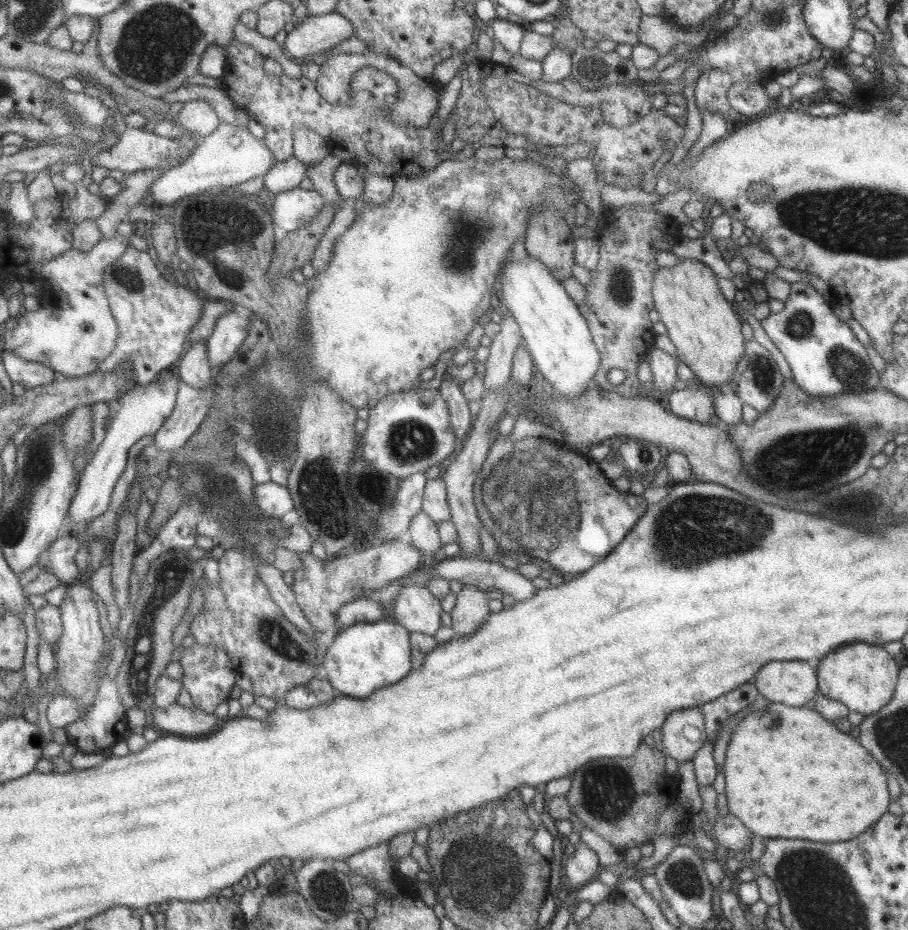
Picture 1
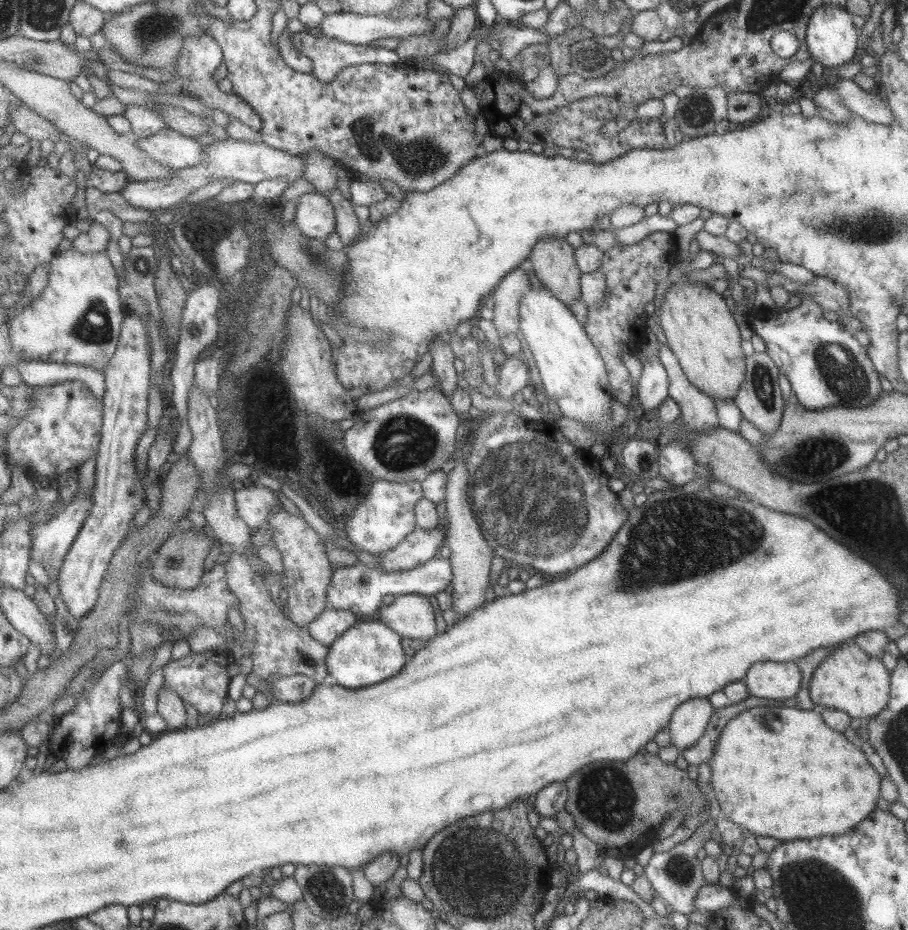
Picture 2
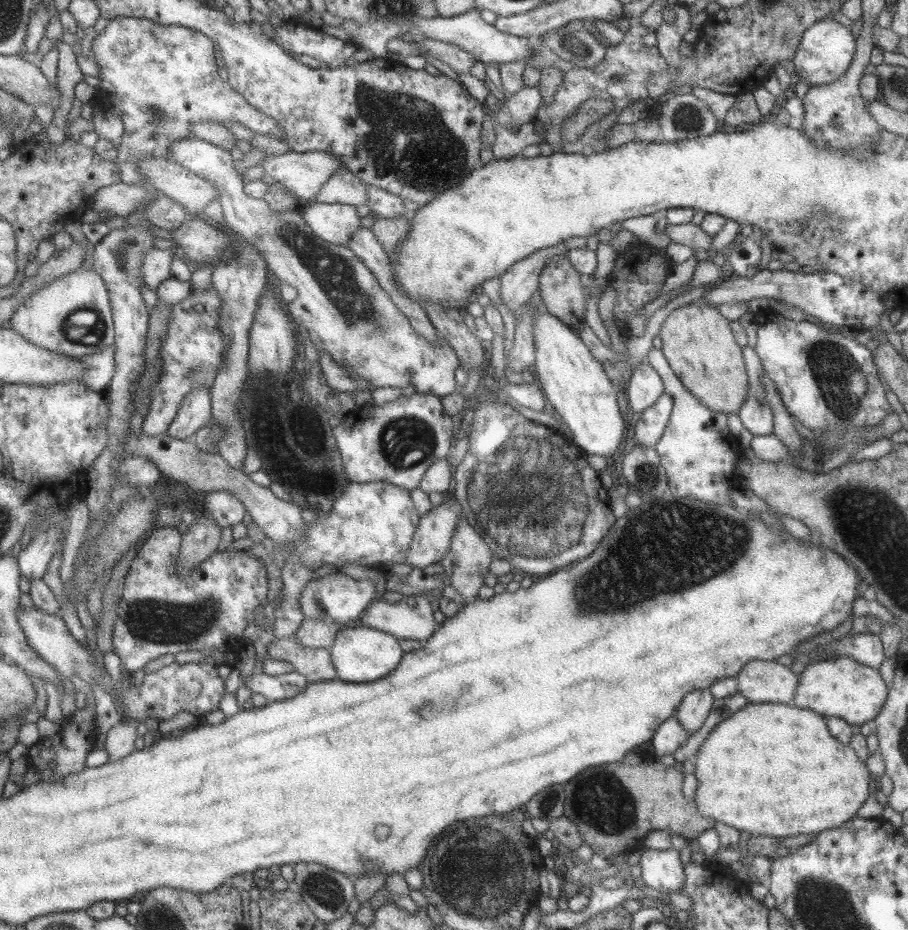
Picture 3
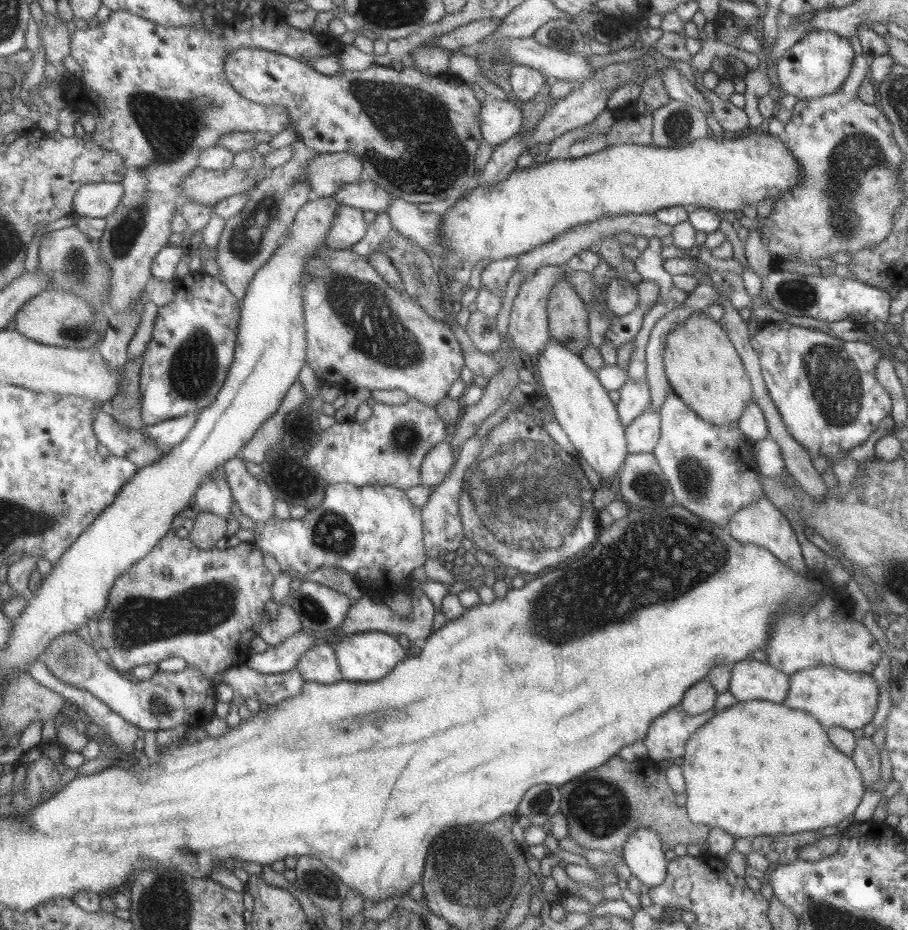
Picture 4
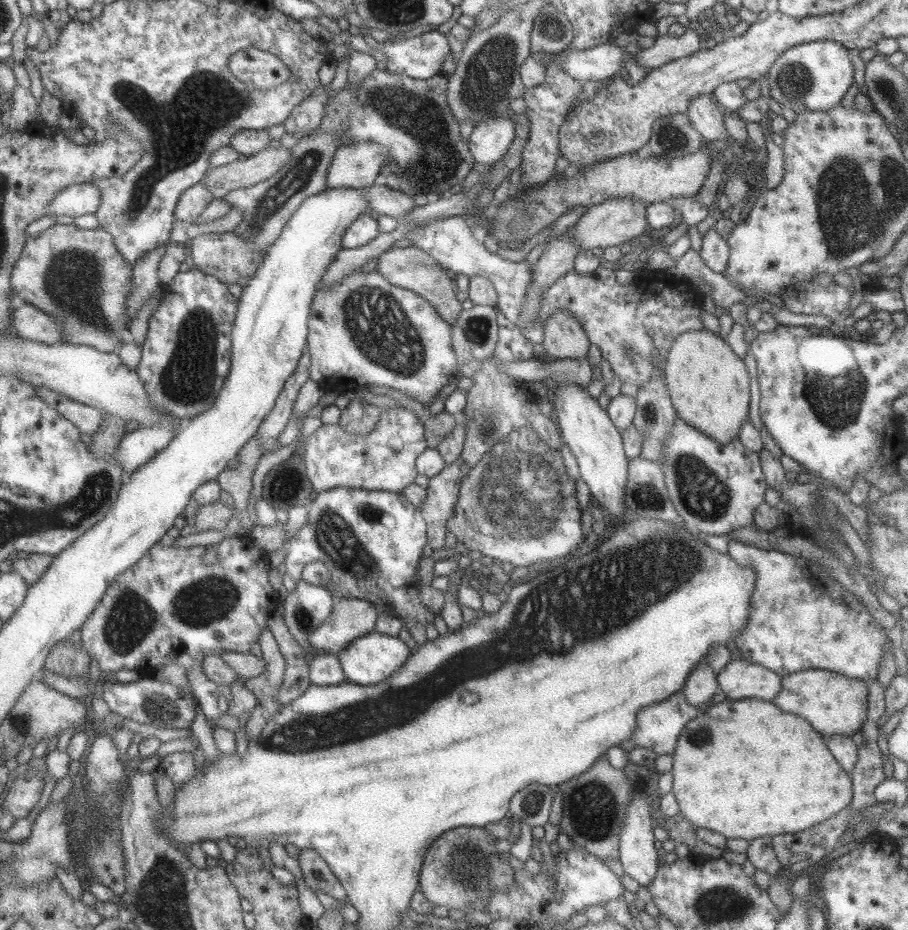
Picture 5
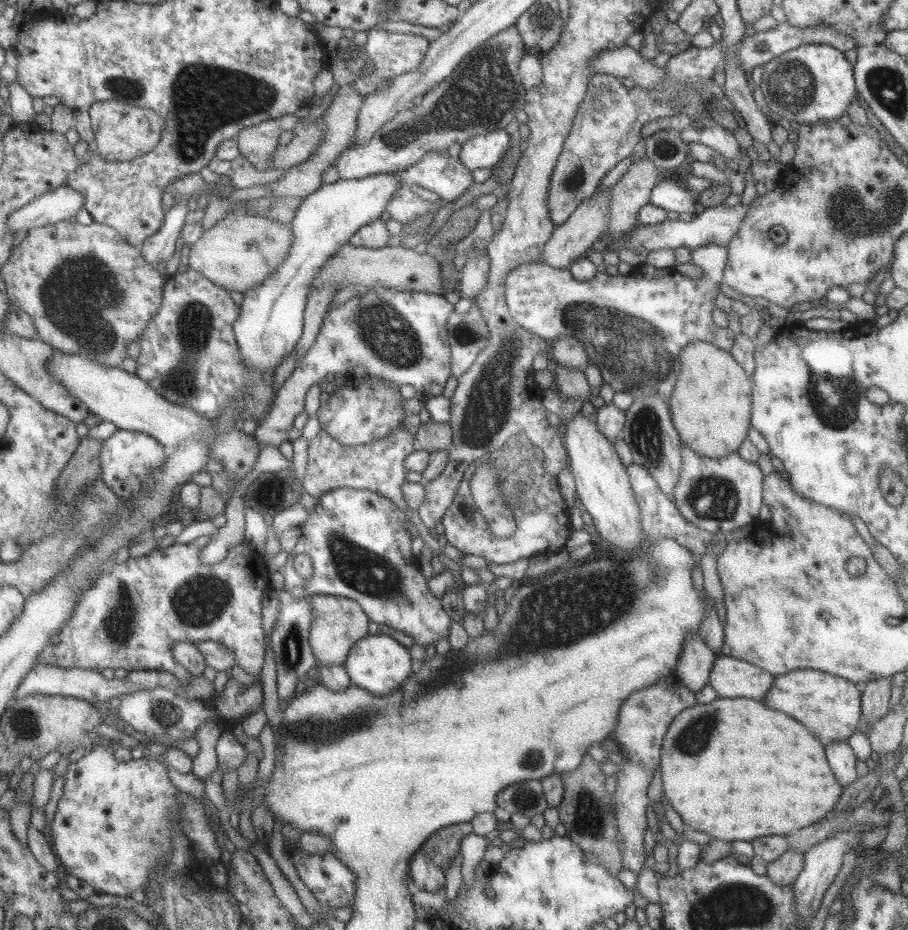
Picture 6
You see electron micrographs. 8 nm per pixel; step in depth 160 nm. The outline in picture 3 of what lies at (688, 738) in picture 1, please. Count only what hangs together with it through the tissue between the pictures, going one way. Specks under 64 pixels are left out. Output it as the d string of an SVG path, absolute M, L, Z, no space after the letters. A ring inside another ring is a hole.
M695 689L683 696L673 715L689 734L693 734L707 718L713 698L708 689Z

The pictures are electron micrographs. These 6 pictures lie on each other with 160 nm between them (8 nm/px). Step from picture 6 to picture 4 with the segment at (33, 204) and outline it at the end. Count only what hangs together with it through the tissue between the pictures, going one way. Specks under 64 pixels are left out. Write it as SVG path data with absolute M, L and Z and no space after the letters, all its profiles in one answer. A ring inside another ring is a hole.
M89 183L78 188L73 196L73 214L104 218L115 210L123 194L120 183Z

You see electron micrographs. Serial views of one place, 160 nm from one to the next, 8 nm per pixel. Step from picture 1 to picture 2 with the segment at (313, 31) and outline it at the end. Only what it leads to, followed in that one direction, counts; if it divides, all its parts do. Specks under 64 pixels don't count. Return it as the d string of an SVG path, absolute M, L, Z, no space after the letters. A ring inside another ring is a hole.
M349 12L324 15L320 35L352 45L367 45L381 38L406 38L432 30L434 22L423 17L390 19L387 16L359 15Z

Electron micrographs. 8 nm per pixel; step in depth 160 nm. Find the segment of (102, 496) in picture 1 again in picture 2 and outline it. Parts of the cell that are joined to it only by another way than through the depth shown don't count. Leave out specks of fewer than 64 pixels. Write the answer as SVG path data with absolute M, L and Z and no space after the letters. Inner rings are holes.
M82 496L75 497L57 515L30 528L32 561L43 564L49 579L57 580L64 556L91 507L92 498L85 501Z

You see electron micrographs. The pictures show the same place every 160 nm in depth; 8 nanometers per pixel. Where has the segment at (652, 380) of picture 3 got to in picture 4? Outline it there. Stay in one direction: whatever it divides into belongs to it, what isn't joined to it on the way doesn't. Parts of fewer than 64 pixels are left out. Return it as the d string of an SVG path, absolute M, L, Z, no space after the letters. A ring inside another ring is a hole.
M645 378L634 381L628 379L618 390L619 402L615 404L619 421L626 427L649 406L649 391Z

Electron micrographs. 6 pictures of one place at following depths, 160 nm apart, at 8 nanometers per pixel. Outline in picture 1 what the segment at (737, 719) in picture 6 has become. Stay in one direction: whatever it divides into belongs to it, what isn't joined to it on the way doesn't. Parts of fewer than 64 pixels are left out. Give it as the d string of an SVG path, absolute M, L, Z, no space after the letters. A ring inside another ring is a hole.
M769 703L762 709L748 713L739 721L727 743L724 764L724 794L726 796L726 807L729 815L732 815L749 830L751 835L767 839L800 839L811 840L819 843L843 842L854 839L863 830L875 824L875 820L887 812L887 805L892 801L887 785L885 784L885 770L880 764L863 748L857 739L842 733L833 723L826 721L818 712L806 707L790 707L781 703Z

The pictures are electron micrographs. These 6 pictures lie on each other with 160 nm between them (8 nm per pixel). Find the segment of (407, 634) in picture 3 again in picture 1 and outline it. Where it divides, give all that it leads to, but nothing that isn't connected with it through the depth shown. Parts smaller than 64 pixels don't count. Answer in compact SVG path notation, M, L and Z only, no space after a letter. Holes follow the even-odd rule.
M401 587L393 599L393 618L409 633L421 632L433 637L441 626L439 602L426 587Z

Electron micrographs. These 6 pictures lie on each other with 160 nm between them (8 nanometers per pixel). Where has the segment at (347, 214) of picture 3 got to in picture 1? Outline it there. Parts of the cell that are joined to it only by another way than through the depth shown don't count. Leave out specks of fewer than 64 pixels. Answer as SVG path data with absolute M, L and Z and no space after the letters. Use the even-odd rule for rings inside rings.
M295 187L277 192L272 204L272 222L285 232L291 232L309 224L322 209L323 197L314 191Z

